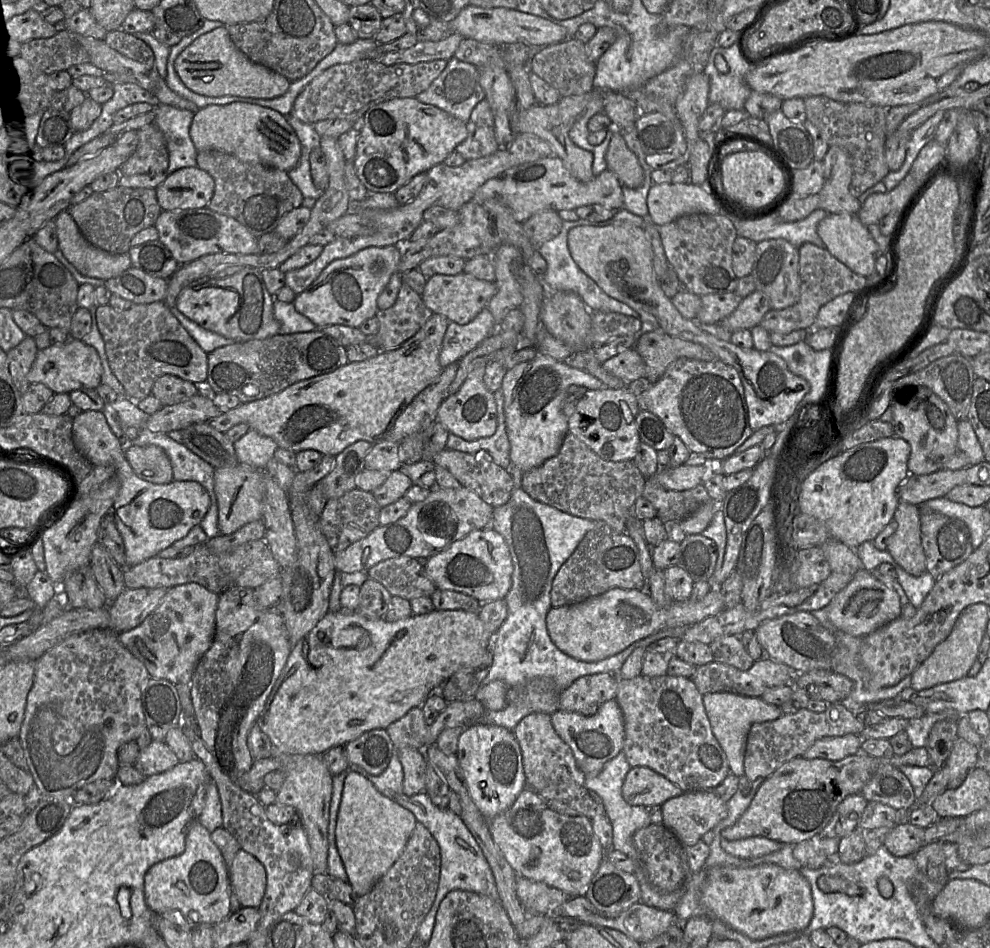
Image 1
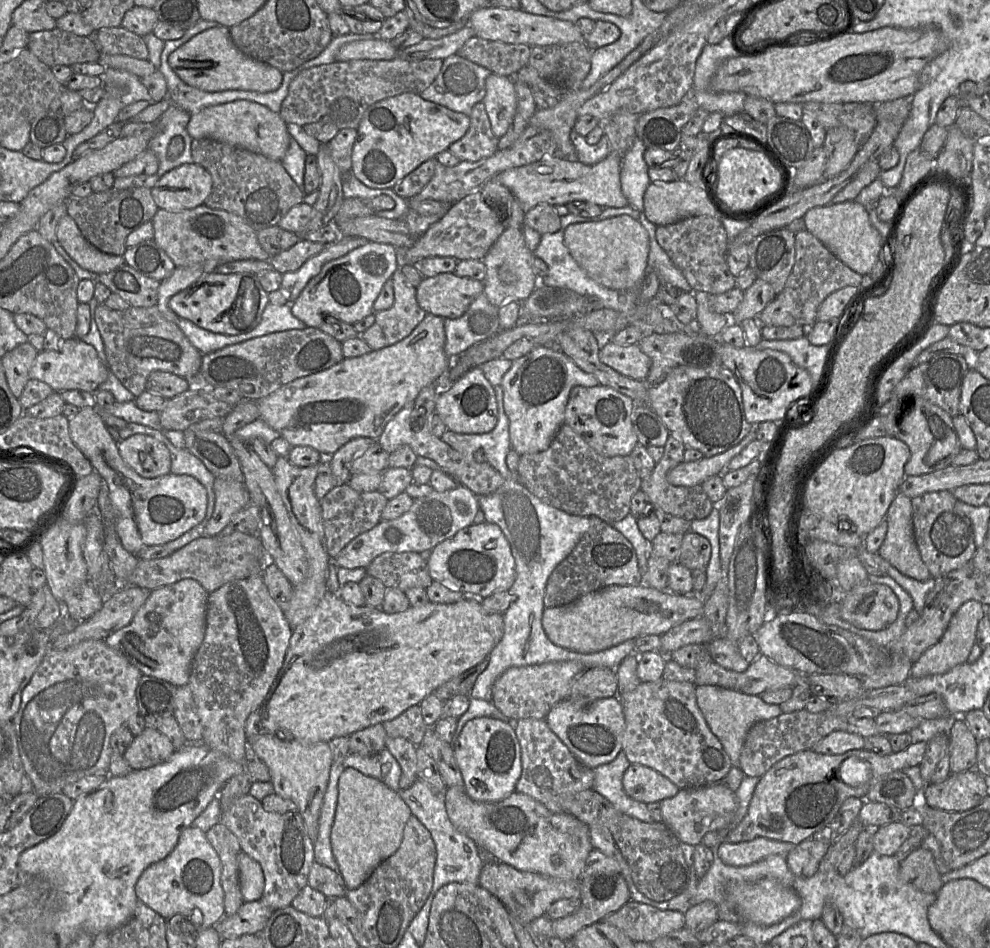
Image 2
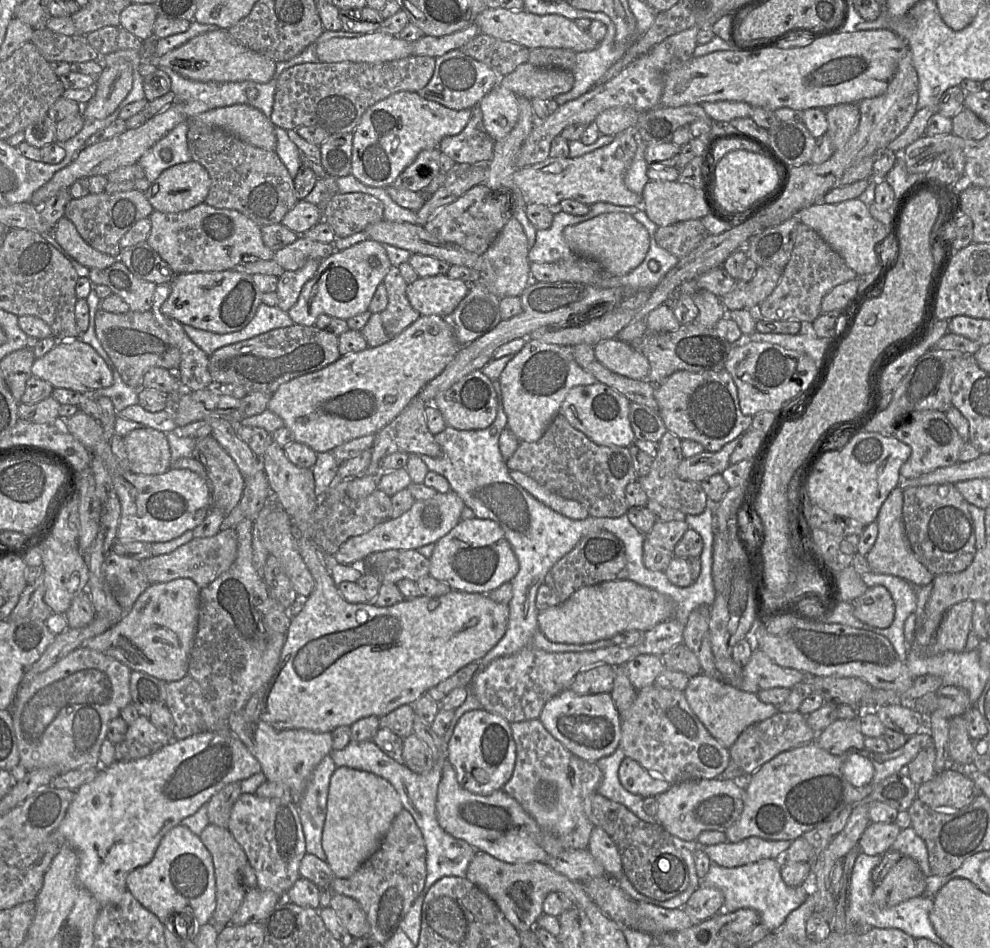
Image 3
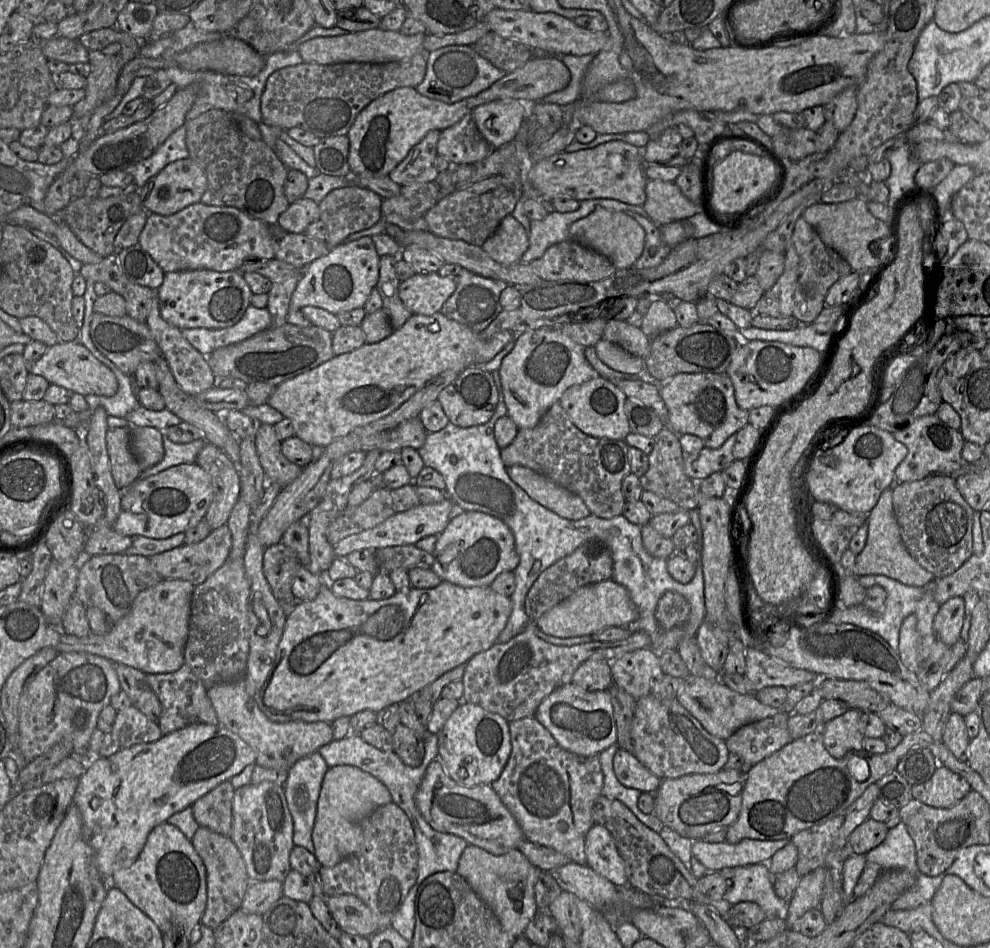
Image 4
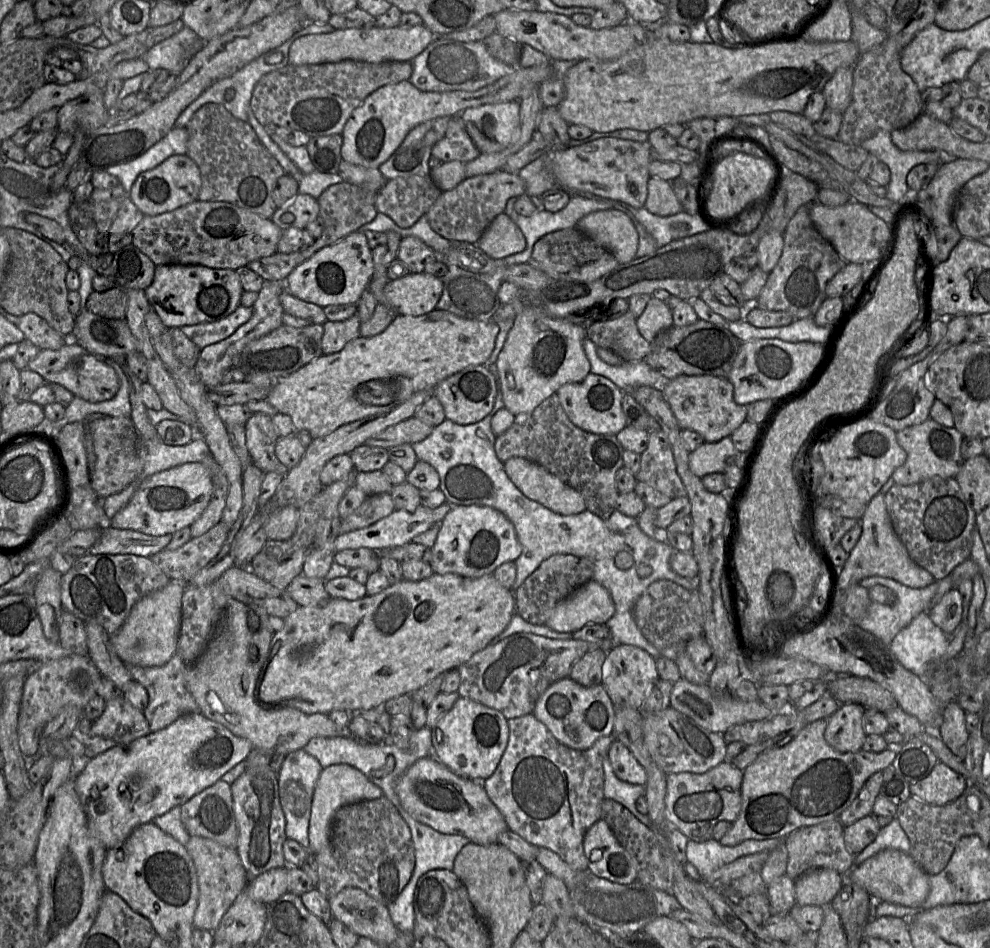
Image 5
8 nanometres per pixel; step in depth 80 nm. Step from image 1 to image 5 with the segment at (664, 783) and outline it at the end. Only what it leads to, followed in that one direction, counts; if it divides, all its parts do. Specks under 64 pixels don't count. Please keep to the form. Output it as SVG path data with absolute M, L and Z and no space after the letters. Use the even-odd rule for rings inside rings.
M614 740L608 750L608 757L615 775L622 781L646 785L645 769L636 760L631 751L619 740Z

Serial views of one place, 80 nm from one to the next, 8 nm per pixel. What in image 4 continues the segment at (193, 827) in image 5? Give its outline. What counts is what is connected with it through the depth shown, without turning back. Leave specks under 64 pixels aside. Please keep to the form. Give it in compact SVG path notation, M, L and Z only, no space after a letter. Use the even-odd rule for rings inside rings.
M228 780L196 800L191 808L199 827L231 837L234 792L235 788Z

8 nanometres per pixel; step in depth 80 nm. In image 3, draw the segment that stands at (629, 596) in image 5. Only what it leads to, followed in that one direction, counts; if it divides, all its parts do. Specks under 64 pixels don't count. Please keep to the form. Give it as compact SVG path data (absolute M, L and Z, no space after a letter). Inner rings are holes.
M499 379L493 380L492 382L497 394L497 413L493 423L482 430L457 430L451 426L446 426L442 432L434 435L435 441L442 449L442 456L440 458L434 458L428 455L419 455L429 470L437 472L448 480L451 486L451 491L455 492L463 500L465 506L474 513L475 517L490 519L500 525L519 562L519 571L511 581L513 586L513 597L509 603L509 618L506 632L500 641L483 658L474 661L479 664L480 671L485 669L493 660L515 654L528 647L541 649L547 652L582 652L615 646L611 645L611 641L606 639L593 644L579 644L576 646L559 645L559 643L546 639L546 636L539 628L537 620L539 611L536 607L536 596L546 574L556 564L556 562L569 553L584 536L597 530L609 531L623 542L627 558L625 567L626 580L651 588L666 595L677 603L677 612L673 619L678 620L679 623L685 625L690 612L694 609L699 606L711 607L716 597L712 579L712 551L714 540L712 519L714 506L710 504L710 506L699 515L686 515L686 522L688 523L689 528L698 532L703 539L703 549L700 555L701 572L699 577L688 587L679 587L672 584L667 578L665 572L653 571L645 566L643 561L643 544L646 539L645 535L632 525L626 514L618 518L594 517L589 515L587 518L582 520L573 520L557 513L538 501L511 478L509 474L510 470L507 468L506 462L499 450L499 436L501 432L507 428L507 416L503 407L502 390Z

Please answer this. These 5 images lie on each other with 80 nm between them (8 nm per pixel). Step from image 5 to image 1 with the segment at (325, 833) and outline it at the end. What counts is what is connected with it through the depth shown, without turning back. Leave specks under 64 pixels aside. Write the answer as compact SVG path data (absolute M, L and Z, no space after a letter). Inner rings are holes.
M348 771L336 823L336 845L348 882L358 896L369 893L402 854L417 819L355 771Z

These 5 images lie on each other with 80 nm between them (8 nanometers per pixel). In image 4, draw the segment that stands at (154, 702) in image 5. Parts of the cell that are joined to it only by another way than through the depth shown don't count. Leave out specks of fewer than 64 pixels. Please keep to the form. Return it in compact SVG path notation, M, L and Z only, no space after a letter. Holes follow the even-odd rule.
M186 663L175 672L147 674L147 680L162 706L157 724L163 735L196 723L219 724L215 709L207 695L207 686L192 672Z

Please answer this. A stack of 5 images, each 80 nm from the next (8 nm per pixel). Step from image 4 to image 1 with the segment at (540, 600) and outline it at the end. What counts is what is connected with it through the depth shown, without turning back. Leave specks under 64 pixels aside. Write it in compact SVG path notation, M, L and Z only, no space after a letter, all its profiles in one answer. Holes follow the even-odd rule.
M595 521L593 528L585 534L573 554L557 572L551 588L551 607L556 608L577 604L613 588L644 589L644 577L641 571L639 551L635 542L627 533L617 533L605 522Z

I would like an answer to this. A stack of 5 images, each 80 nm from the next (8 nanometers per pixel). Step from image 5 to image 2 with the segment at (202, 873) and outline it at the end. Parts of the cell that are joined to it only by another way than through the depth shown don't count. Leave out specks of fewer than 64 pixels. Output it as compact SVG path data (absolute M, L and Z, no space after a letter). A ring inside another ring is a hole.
M222 823L212 826L205 834L221 862L224 911L225 916L231 916L244 902L240 892L238 876L238 856L241 847L237 838Z

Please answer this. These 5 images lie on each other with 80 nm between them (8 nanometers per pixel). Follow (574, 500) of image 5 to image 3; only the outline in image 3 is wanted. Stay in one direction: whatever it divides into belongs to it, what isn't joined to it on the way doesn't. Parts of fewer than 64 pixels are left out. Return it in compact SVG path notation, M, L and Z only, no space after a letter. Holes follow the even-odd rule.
M516 470L509 471L509 474L530 495L557 513L573 520L582 520L589 516L582 504L547 490L526 474Z

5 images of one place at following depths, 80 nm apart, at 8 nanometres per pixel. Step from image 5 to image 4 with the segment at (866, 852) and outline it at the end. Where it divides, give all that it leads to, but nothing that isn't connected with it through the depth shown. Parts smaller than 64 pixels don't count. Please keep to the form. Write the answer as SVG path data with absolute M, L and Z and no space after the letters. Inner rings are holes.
M904 823L890 828L884 841L865 854L867 863L877 863L883 870L905 869L920 874L915 844Z

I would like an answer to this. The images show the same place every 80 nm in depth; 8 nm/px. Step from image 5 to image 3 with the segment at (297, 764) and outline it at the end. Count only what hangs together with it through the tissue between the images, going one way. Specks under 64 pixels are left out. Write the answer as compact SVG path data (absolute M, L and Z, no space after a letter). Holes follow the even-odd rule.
M328 755L317 765L301 794L296 809L301 820L307 853L326 862L322 847L322 832L327 813L330 779L337 766Z

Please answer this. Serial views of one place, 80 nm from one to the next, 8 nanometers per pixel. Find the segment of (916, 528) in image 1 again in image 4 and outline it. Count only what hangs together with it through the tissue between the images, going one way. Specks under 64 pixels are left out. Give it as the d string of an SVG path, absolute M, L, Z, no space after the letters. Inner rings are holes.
M888 487L881 493L877 504L868 513L867 541L864 549L856 555L853 574L856 577L863 575L885 575L904 585L924 587L935 579L933 573L923 568L907 551L900 534L900 528L893 509L893 489Z

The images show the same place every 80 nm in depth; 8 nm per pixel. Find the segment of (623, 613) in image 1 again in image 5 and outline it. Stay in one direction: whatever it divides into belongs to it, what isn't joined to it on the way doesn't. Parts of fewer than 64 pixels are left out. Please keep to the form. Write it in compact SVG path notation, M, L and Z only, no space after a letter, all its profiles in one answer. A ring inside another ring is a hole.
M595 580L577 588L553 610L545 626L573 633L587 624L606 624L615 613L609 591Z

